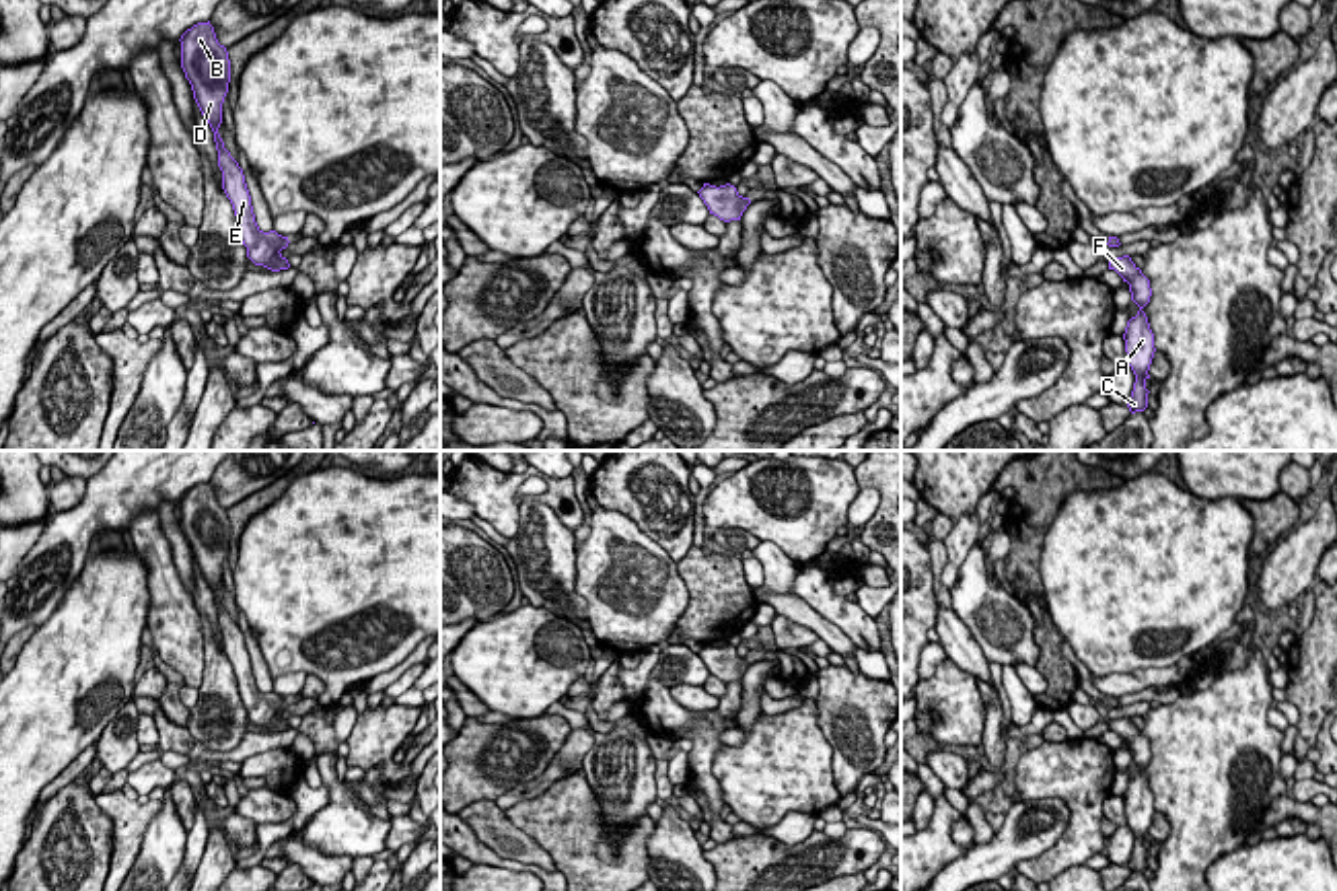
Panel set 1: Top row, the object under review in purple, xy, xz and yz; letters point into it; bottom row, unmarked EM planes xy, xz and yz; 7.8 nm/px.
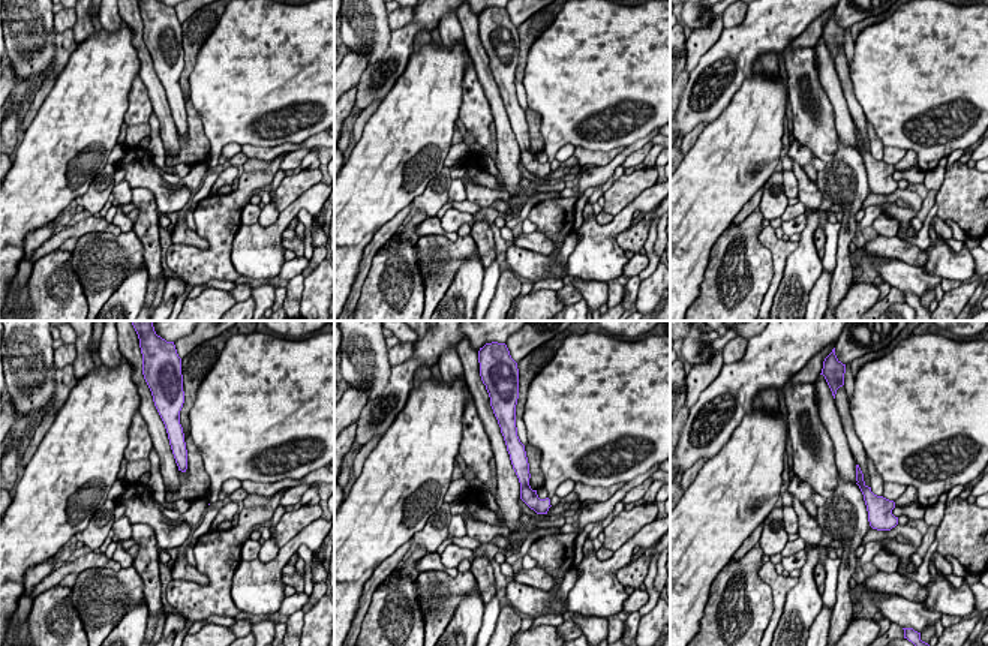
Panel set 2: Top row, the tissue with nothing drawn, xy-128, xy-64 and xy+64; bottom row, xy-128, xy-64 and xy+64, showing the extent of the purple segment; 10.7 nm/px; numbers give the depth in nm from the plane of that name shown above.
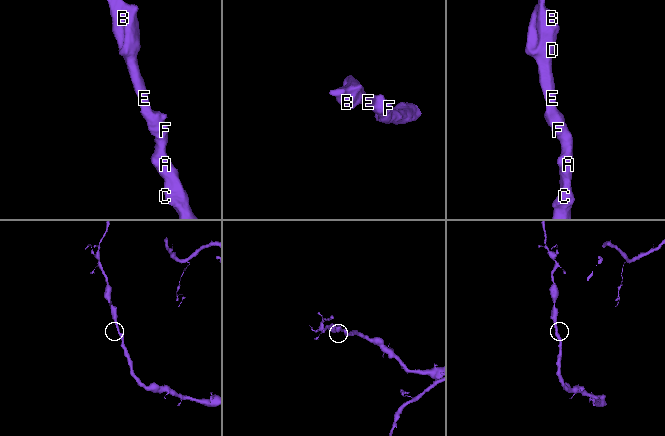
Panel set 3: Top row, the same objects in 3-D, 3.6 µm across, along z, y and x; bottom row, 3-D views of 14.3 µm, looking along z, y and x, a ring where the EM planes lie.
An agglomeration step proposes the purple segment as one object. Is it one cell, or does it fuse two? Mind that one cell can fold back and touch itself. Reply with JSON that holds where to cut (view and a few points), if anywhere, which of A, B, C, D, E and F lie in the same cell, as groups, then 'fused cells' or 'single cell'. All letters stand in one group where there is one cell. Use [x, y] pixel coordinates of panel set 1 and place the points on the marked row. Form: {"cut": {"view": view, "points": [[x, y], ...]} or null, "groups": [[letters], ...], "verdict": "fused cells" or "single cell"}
{"cut": null, "groups": [["A", "B", "C", "D", "E", "F"]], "verdict": "single cell"}

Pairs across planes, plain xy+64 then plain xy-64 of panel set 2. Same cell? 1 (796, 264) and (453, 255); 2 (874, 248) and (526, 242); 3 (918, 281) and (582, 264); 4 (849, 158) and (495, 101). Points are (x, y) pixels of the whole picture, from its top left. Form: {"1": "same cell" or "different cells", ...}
{"1": "different cells", "2": "same cell", "3": "different cells", "4": "same cell"}

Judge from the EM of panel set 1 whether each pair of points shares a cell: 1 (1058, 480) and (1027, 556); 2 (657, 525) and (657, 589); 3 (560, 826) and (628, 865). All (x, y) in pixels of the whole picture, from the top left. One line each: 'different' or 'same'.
1: same
2: different
3: same

